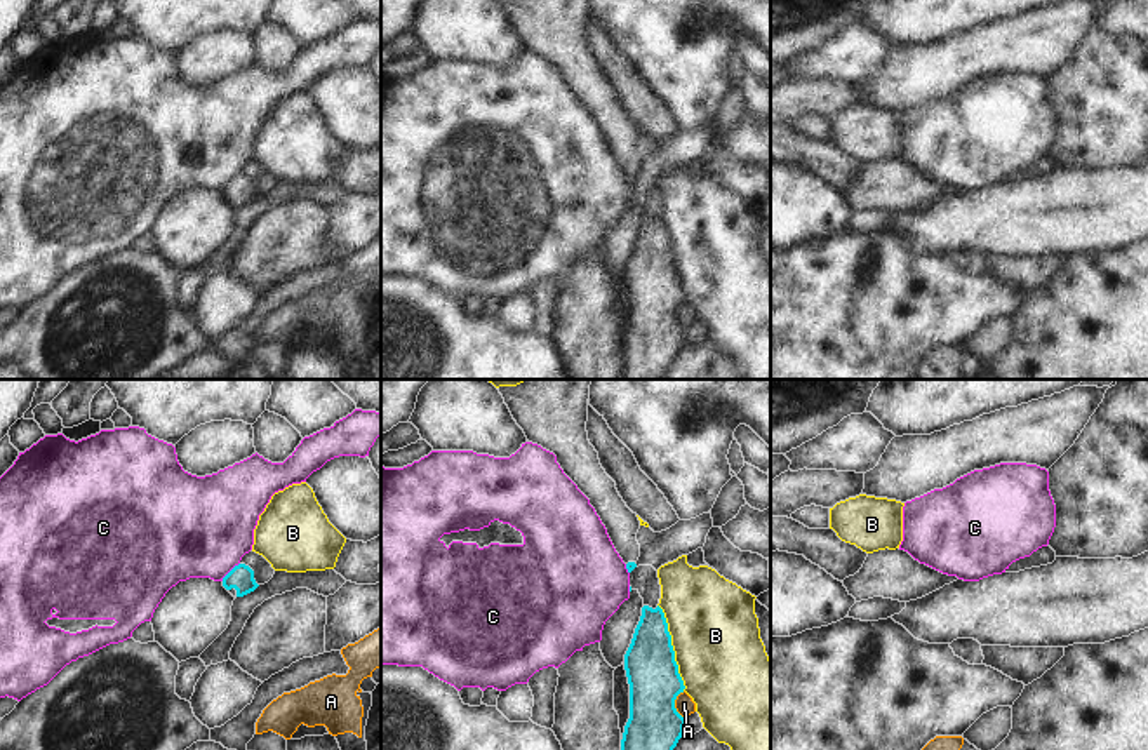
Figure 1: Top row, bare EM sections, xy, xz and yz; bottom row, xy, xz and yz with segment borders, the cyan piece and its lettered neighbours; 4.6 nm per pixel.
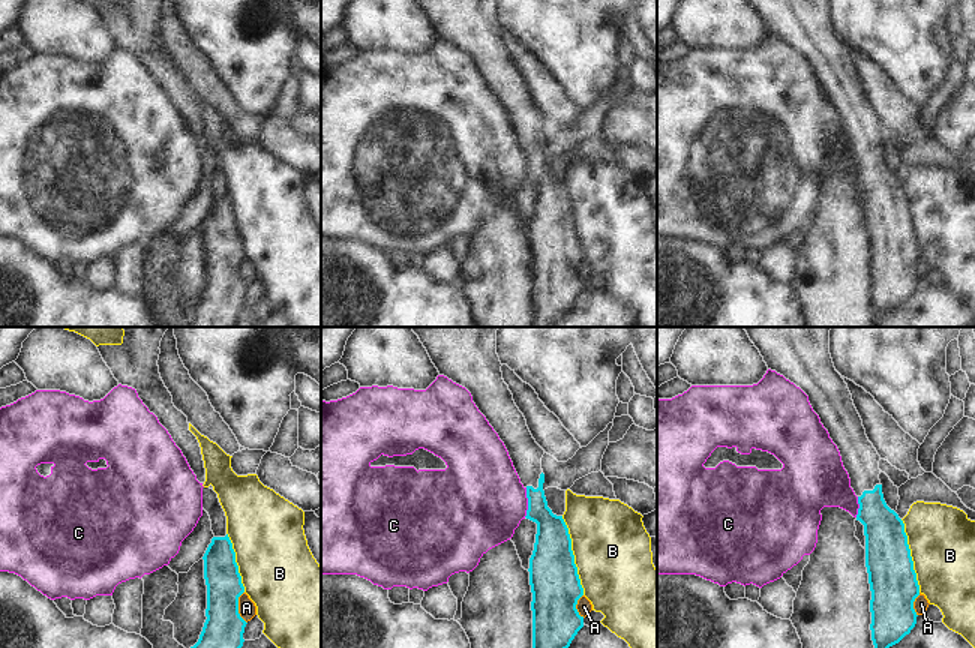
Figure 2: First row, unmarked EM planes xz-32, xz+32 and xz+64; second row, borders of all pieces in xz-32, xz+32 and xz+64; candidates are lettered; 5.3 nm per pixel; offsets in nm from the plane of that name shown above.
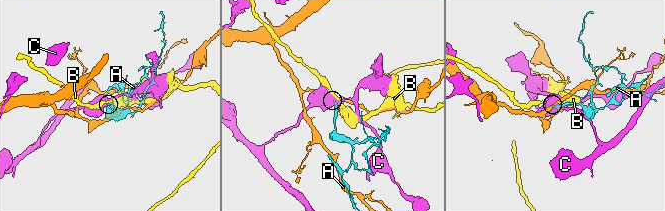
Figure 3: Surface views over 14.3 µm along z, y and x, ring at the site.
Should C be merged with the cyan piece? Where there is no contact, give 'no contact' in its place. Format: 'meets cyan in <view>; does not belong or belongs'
meets cyan in xy; does not belong

